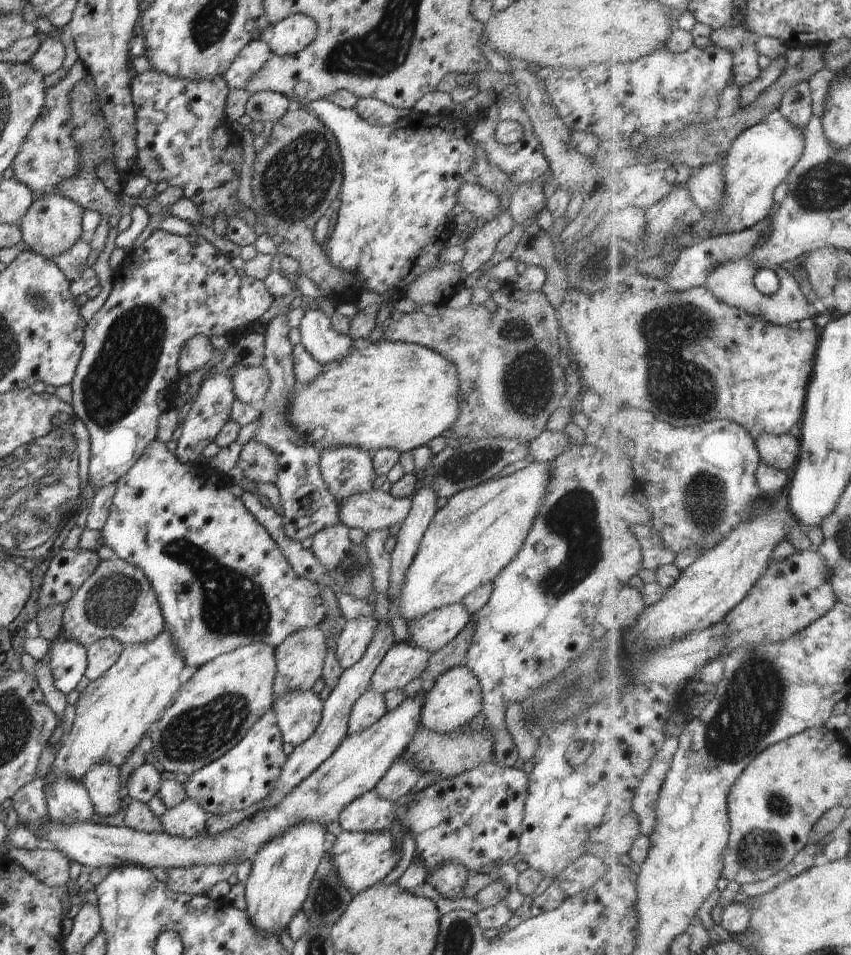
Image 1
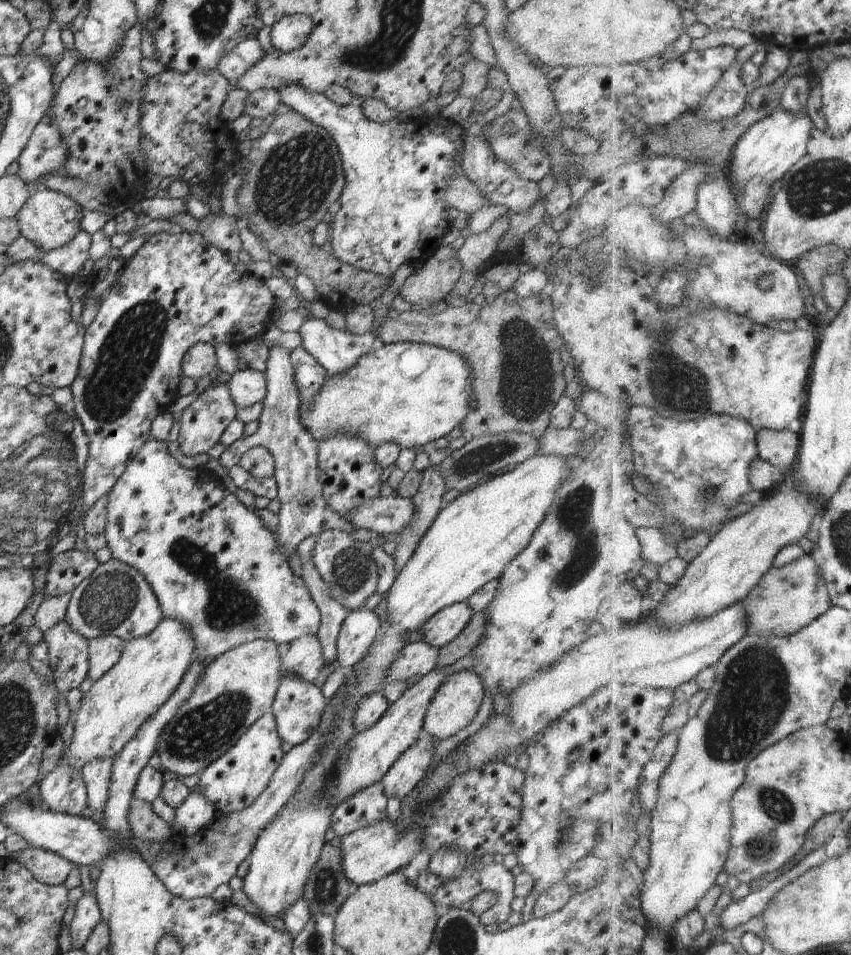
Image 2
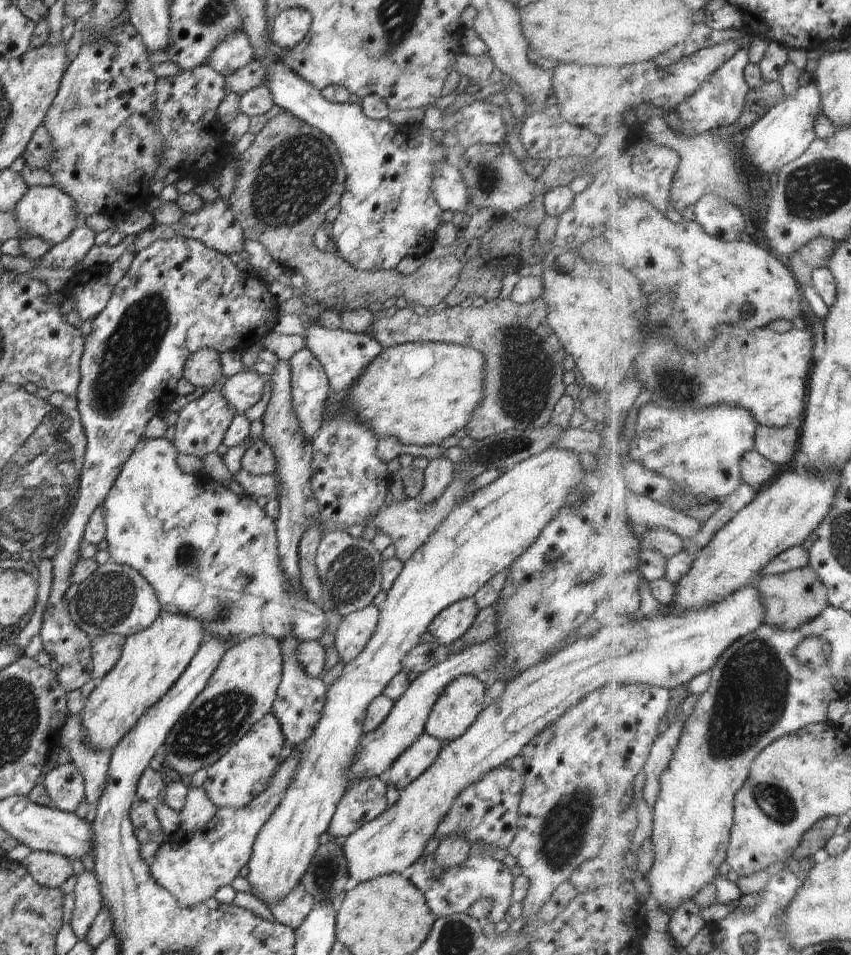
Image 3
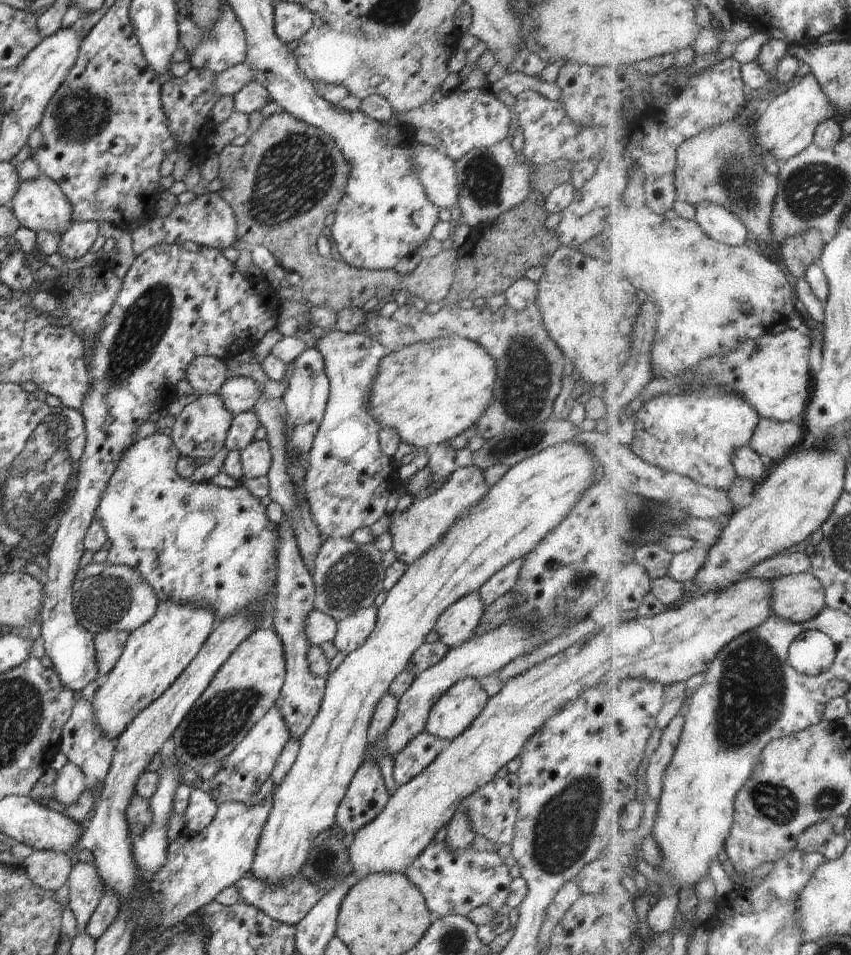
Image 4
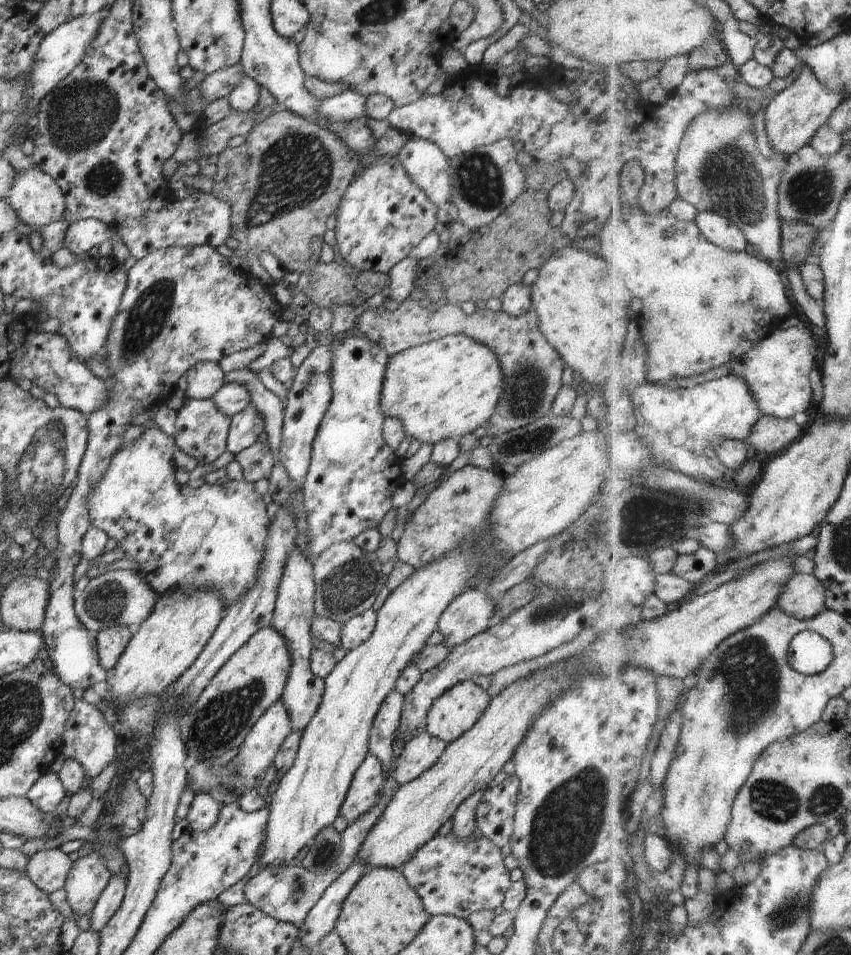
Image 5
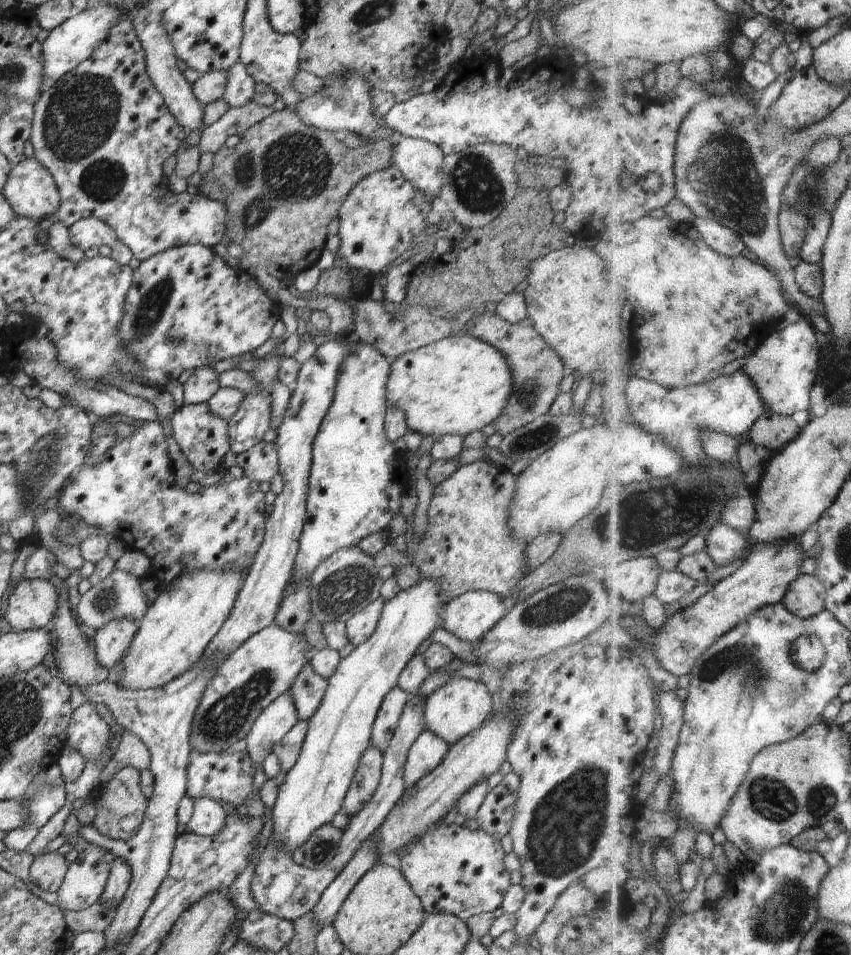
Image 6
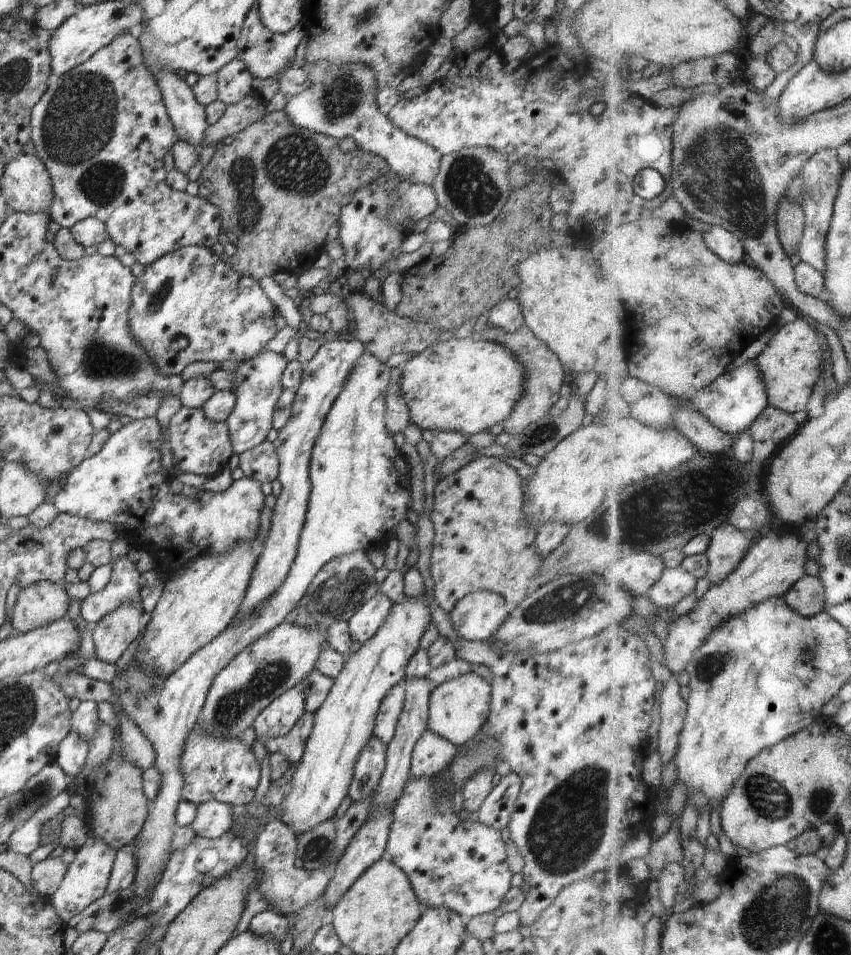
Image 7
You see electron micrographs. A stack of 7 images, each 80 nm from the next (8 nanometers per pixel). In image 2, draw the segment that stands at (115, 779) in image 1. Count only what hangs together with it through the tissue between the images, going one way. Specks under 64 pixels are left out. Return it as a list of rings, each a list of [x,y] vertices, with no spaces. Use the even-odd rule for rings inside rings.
[[[96,758],[81,766],[89,809],[104,811],[104,804],[108,800],[108,788],[110,788],[110,774],[112,774],[112,759],[110,758]]]

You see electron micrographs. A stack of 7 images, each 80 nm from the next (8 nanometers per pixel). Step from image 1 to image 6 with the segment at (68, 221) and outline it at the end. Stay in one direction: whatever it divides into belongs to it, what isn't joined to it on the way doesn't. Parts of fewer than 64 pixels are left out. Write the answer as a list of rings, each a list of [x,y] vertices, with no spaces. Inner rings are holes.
[[[25,157],[22,162],[11,168],[1,194],[6,198],[15,215],[30,218],[38,223],[47,218],[54,219],[54,214],[60,206],[59,192],[52,176],[33,157]]]

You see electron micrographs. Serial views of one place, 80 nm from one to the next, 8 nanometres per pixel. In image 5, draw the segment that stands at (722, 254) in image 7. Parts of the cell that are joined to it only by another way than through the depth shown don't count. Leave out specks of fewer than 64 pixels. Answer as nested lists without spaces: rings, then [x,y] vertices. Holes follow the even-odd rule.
[[[715,210],[699,211],[696,221],[710,242],[718,246],[742,252],[750,246],[746,232],[721,212]]]

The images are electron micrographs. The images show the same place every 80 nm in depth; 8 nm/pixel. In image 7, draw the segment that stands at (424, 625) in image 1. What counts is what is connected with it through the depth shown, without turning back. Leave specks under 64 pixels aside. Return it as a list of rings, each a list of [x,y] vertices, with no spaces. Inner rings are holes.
[[[472,592],[458,600],[450,610],[452,628],[466,641],[489,640],[509,616],[506,604],[506,600],[494,592]]]

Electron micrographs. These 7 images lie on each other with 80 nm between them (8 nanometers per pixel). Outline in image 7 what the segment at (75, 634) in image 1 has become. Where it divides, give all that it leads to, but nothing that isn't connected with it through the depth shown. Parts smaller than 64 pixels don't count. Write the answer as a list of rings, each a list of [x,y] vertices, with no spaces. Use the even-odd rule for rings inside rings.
[[[125,555],[112,560],[111,565],[111,578],[106,587],[100,592],[92,592],[82,602],[80,614],[90,626],[126,600],[141,602],[138,584],[141,574],[135,563]]]

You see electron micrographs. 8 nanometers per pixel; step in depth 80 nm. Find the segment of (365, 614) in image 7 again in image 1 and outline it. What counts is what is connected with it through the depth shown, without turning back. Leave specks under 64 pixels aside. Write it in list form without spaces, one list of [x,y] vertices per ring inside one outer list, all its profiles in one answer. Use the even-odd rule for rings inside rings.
[[[360,617],[346,621],[337,641],[337,656],[340,666],[349,669],[364,656],[377,627],[377,620]]]

